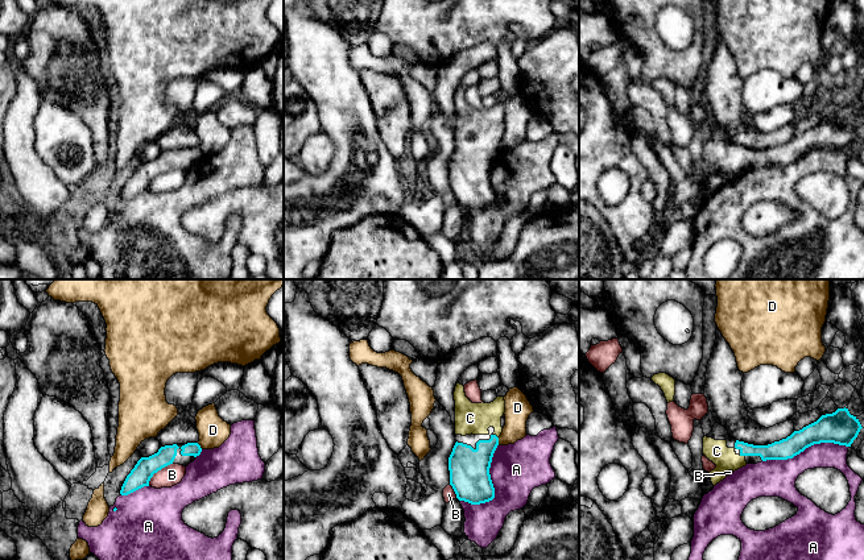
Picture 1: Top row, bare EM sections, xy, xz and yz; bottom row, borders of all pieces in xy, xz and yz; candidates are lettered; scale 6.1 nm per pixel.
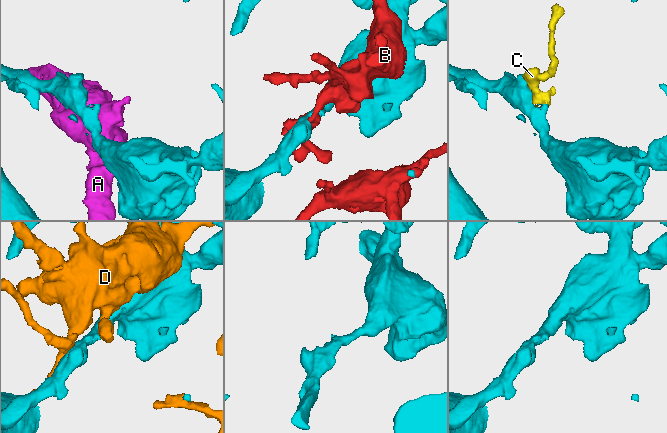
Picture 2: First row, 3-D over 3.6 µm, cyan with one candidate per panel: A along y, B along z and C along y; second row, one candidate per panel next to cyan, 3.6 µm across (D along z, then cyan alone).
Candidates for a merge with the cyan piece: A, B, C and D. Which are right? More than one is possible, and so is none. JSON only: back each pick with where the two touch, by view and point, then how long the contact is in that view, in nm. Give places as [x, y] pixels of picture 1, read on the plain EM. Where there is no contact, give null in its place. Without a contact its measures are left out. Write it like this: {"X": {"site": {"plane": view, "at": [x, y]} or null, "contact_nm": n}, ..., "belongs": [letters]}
{"C": {"site": {"plane": "yz", "at": [741, 160]}, "contact_nm": 40}, "belongs": ["C"]}

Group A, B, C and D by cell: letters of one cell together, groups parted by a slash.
A / B / C / D

